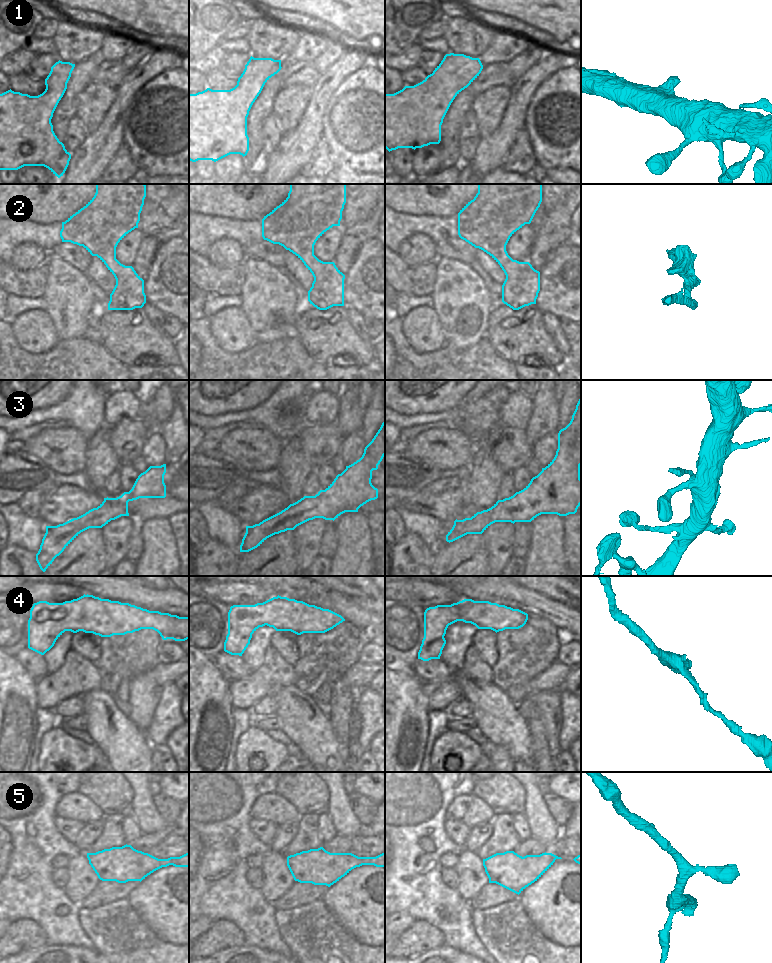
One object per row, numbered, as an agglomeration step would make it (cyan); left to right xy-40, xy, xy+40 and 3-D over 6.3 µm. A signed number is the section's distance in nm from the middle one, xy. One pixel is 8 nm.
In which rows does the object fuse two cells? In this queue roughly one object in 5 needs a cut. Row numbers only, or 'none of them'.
none of them

